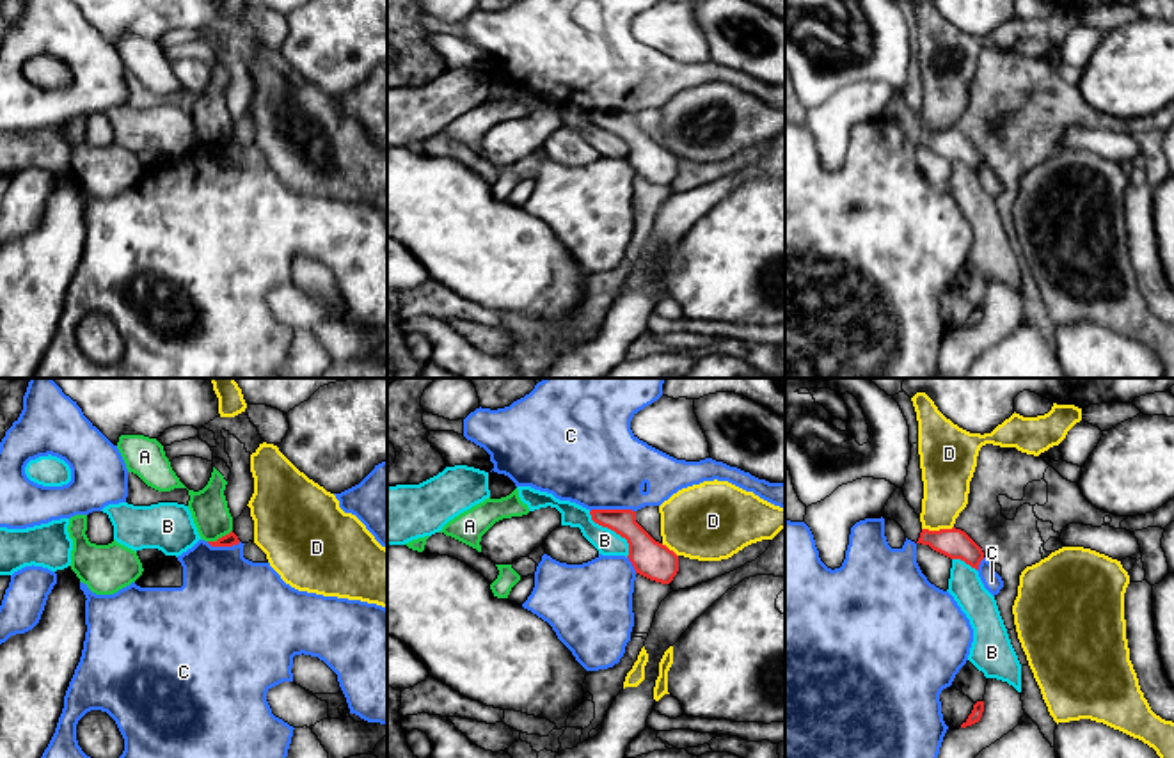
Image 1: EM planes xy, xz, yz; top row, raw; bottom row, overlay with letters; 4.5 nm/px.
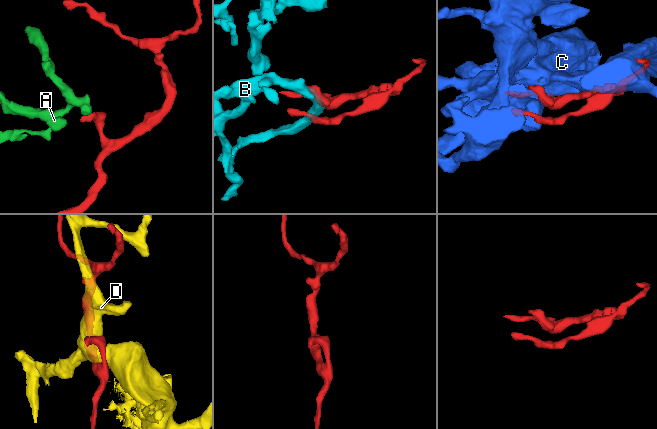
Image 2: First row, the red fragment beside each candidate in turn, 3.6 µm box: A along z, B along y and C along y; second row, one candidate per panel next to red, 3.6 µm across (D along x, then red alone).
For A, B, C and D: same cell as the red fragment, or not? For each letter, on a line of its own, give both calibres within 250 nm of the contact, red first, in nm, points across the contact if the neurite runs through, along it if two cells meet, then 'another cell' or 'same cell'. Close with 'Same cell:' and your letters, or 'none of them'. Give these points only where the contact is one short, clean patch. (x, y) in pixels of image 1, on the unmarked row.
A: 60 nm thick on the red side, 170 nm on the other; border along xy (231, 132), (208, 144); another cell
B: 170 nm thick on the red side, 110 nm on the other; another cell
C: 150 nm thick on the red side, 440 nm on the other; another cell
D: 140 nm thick on the red side, 220 nm on the other; another cell
Same cell: none of them

